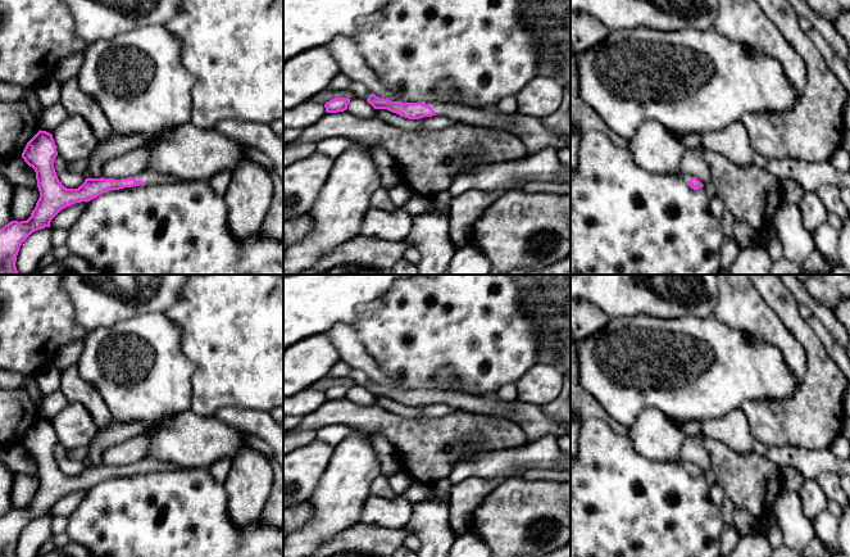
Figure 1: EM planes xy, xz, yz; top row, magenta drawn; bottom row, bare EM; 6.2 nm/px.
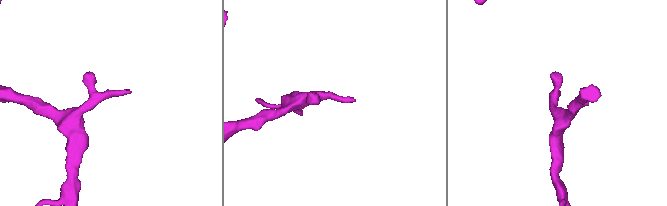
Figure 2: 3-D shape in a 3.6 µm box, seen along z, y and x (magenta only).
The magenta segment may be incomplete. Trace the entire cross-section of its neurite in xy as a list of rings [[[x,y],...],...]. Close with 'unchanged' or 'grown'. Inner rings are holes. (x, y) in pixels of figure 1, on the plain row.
[[[38,418],[26,433],[22,445],[36,459],[40,485],[27,508],[12,508],[0,516],[0,557],[17,557],[15,549],[22,530],[35,518],[50,515],[51,507],[64,495],[90,489],[110,477],[140,472],[178,470],[179,466],[150,458],[135,465],[86,466],[78,476],[67,476],[59,468],[54,448],[58,443],[53,422]]] | grown

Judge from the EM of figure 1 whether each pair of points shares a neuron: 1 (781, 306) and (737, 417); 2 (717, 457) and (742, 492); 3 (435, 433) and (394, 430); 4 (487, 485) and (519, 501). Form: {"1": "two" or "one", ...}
{"1": "two", "2": "one", "3": "one", "4": "two"}

